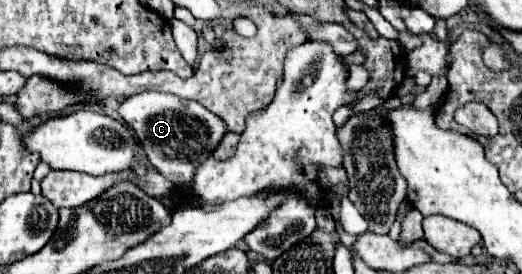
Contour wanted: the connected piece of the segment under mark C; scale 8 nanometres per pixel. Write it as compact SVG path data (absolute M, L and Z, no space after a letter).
M142 92L126 98L118 114L134 130L148 162L164 174L172 184L186 188L194 170L206 160L226 134L226 124L194 100L182 100L166 92Z

